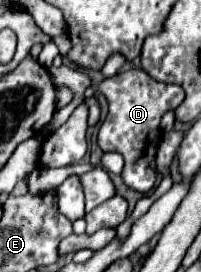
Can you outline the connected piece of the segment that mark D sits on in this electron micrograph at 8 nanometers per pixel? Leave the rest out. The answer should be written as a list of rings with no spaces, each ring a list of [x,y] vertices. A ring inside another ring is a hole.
[[[143,69],[117,73],[101,83],[101,93],[109,101],[107,119],[99,131],[99,147],[103,151],[119,151],[125,157],[121,179],[137,193],[149,193],[157,185],[157,149],[161,143],[161,117],[165,111],[183,103],[185,91],[179,85],[167,85],[151,79]]]

